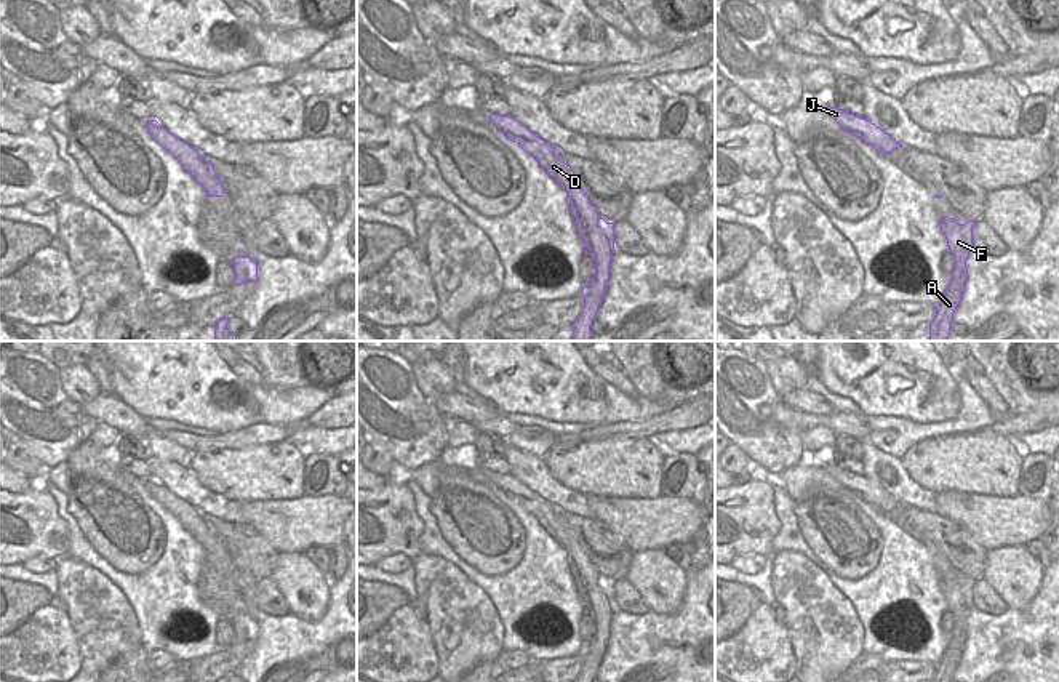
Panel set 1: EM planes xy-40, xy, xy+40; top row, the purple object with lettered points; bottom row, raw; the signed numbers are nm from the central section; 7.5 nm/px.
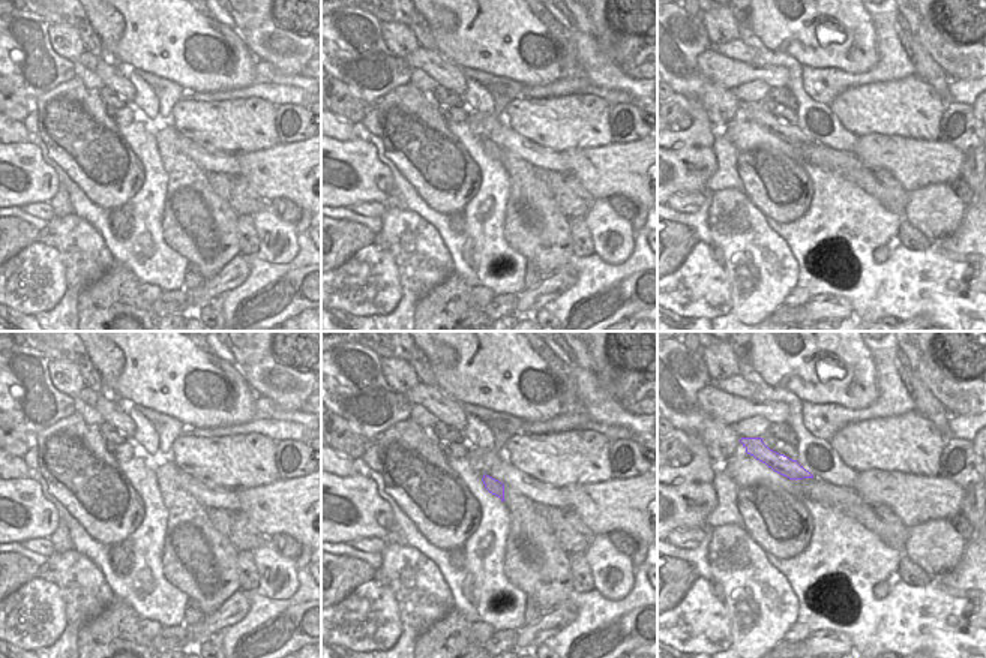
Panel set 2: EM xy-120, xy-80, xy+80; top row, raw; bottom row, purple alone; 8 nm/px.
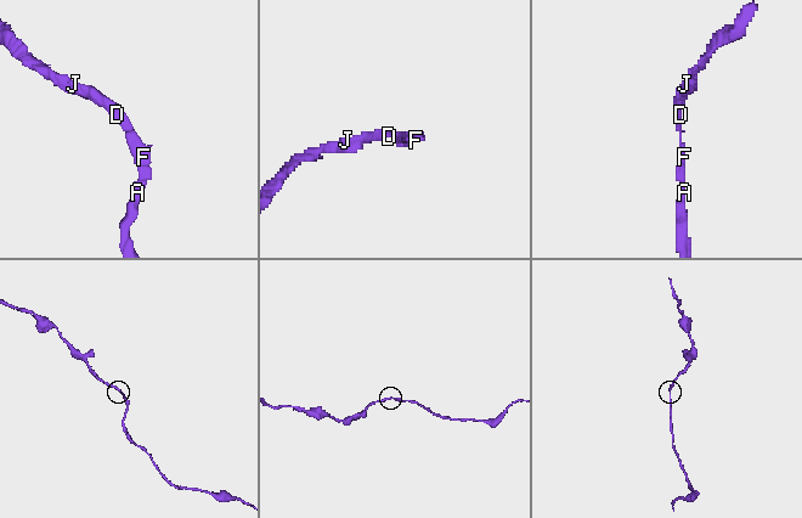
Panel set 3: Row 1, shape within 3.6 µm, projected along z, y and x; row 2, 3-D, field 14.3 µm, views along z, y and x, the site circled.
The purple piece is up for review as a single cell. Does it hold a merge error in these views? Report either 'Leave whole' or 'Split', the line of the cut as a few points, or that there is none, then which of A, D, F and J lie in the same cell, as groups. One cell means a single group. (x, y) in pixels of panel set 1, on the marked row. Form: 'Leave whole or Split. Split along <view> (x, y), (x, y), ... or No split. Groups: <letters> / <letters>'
Leave whole. No split. Groups: A D F J.

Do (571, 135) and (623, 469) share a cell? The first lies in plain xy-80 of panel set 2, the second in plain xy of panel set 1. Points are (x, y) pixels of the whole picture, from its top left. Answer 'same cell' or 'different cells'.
same cell

